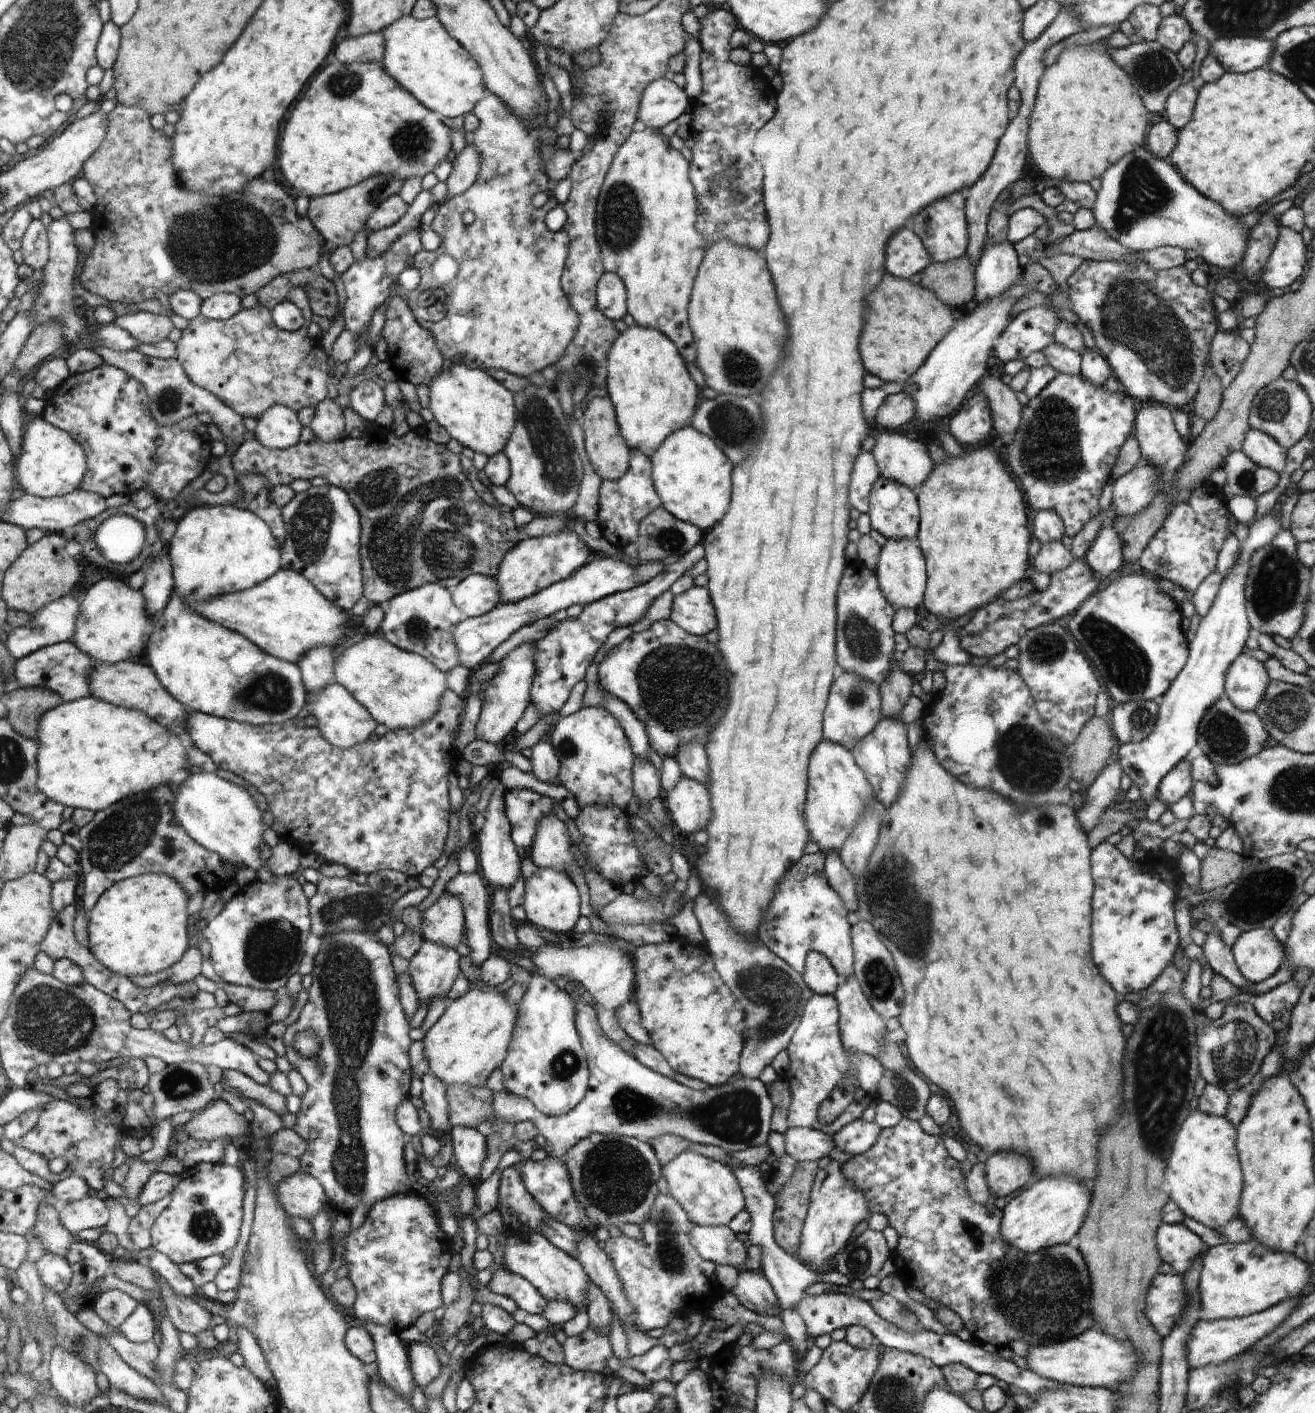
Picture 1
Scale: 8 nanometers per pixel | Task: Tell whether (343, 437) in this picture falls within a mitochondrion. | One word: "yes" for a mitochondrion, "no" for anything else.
no

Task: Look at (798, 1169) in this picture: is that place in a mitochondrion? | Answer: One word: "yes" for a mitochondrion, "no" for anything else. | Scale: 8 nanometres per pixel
no

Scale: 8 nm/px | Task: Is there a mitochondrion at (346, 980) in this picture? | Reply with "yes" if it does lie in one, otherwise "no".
yes

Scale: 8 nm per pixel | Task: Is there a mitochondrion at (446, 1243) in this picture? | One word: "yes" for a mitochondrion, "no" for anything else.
no

